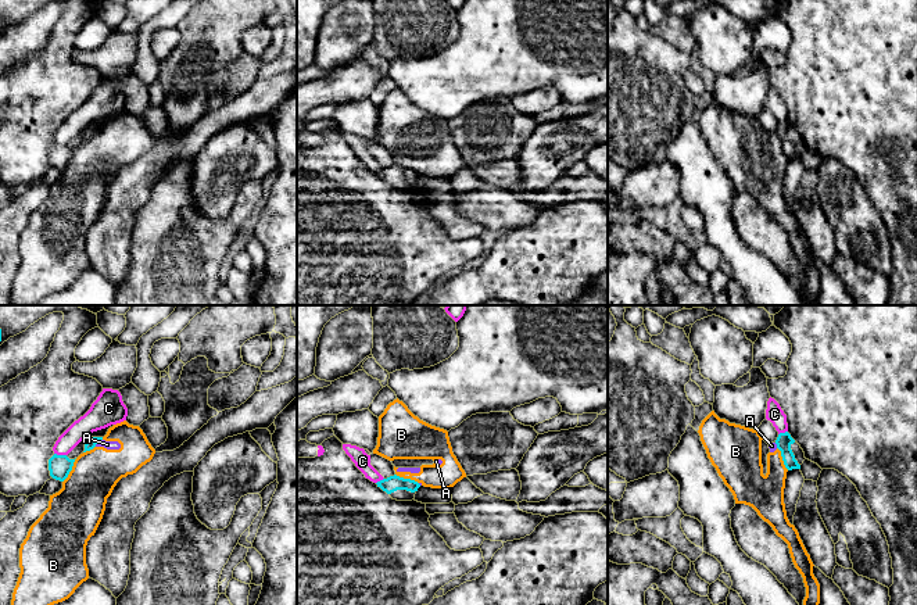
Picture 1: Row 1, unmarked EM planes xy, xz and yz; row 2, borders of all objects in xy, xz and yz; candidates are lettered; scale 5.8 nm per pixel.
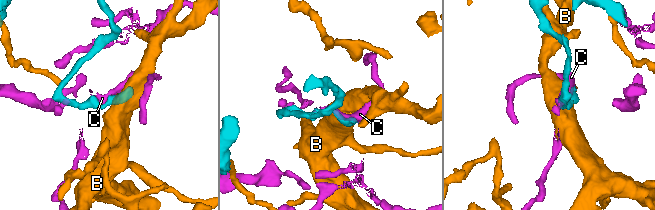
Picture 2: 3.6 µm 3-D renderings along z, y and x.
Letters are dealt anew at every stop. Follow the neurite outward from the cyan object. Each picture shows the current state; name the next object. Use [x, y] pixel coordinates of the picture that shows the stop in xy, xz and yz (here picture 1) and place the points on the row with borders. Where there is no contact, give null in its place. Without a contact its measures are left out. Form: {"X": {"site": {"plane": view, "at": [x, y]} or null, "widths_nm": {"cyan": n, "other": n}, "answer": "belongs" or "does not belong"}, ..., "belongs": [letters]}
{"A": {"site": {"plane": "xy", "at": [97, 441]}, "widths_nm": {"cyan": 60, "other": 50}, "answer": "does not belong"}, "B": {"site": {"plane": "xy", "at": [71, 469]}, "widths_nm": {"cyan": 130, "other": 300}, "answer": "does not belong"}, "C": {"site": {"plane": "xy", "at": [60, 455]}, "widths_nm": {"cyan": 130, "other": 120}, "answer": "does not belong"}, "belongs": []}

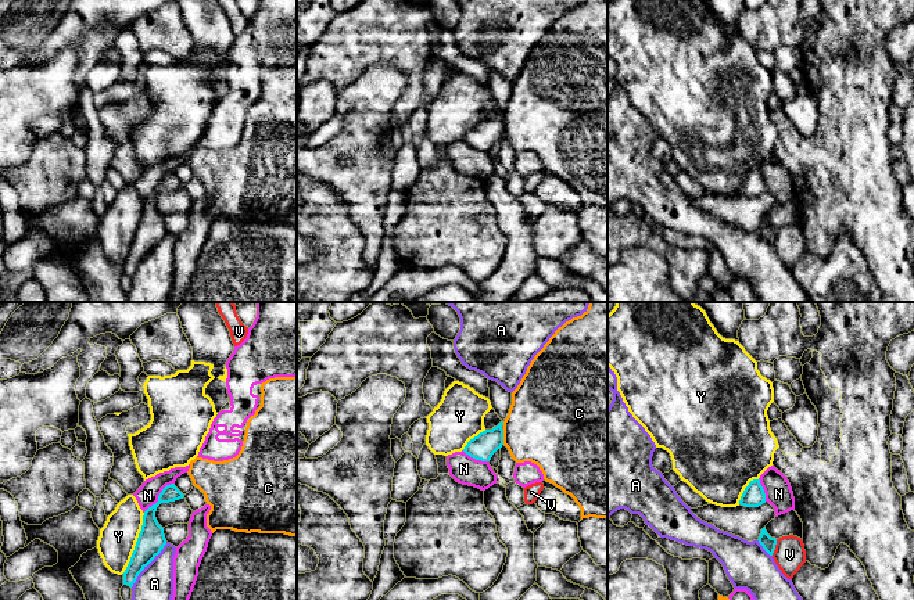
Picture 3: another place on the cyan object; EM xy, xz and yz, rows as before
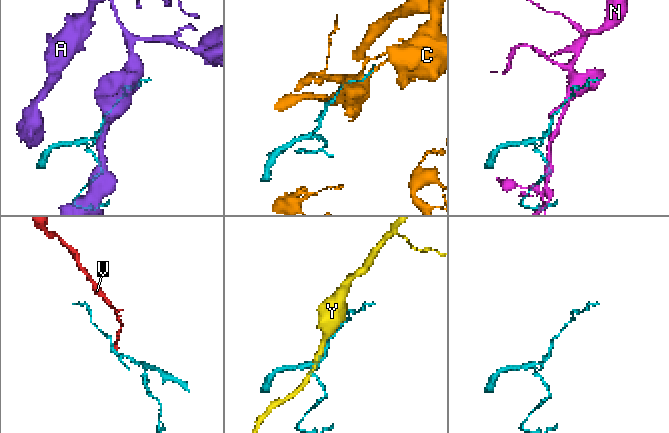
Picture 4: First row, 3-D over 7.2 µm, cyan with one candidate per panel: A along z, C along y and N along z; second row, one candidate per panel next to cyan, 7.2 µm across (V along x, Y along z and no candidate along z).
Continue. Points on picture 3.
{"A": {"site": {"plane": "xy", "at": [149, 563]}, "widths_nm": {"cyan": 160, "other": 200}, "answer": "does not belong"}, "C": {"site": {"plane": "xz", "at": [502, 437]}, "widths_nm": {"cyan": 150, "other": 440}, "answer": "does not belong"}, "N": {"site": {"plane": "xy", "at": [158, 496]}, "widths_nm": {"cyan": 150, "other": 130}, "answer": "does not belong"}, "V": {"site": {"plane": "yz", "at": [774, 548]}, "widths_nm": {"cyan": 80, "other": 190}, "answer": "does not belong"}, "Y": {"site": {"plane": "xy", "at": [136, 543]}, "widths_nm": {"cyan": 160, "other": 220}, "answer": "does not belong"}, "belongs": []}

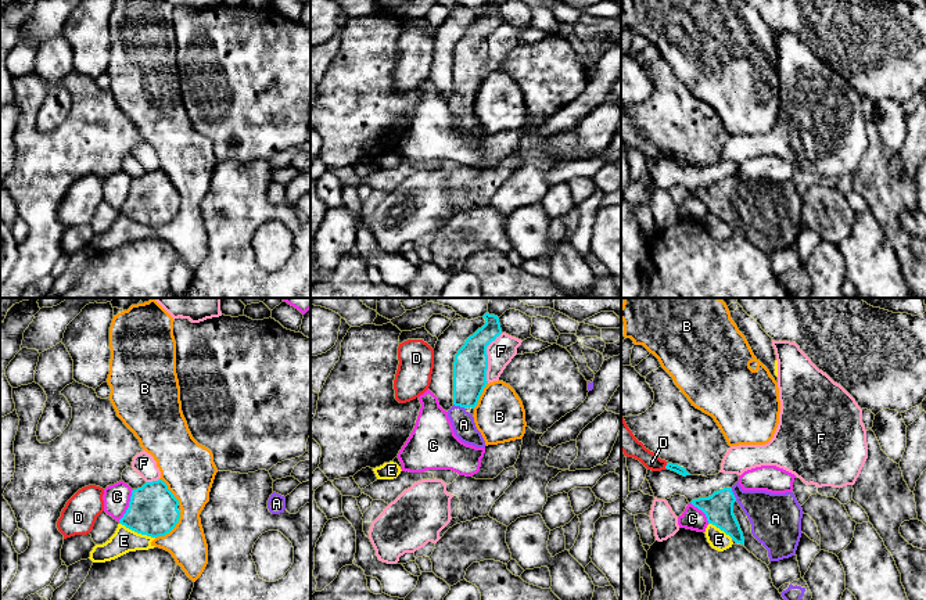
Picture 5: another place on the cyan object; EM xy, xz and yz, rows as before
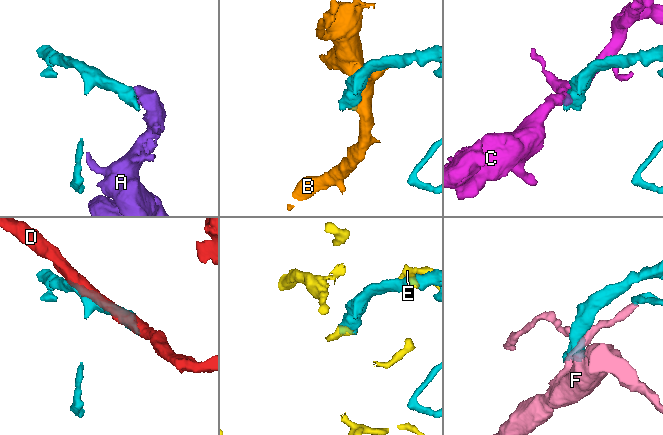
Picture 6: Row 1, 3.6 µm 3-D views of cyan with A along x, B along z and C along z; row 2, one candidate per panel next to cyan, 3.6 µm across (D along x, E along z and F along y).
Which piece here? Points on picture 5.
{"A": {"site": {"plane": "yz", "at": [734, 495]}, "widths_nm": {"cyan": 170, "other": 260}, "answer": "belongs"}, "B": {"site": {"plane": "xy", "at": [172, 528]}, "widths_nm": {"cyan": 280, "other": 220}, "answer": "does not belong"}, "C": {"site": {"plane": "xy", "at": [129, 506]}, "widths_nm": {"cyan": 280, "other": 150}, "answer": "does not belong"}, "D": {"site": {"plane": "yz", "at": [666, 466]}, "widths_nm": {"cyan": 50, "other": 110}, "answer": "does not belong"}, "E": {"site": {"plane": "xy", "at": [137, 532]}, "widths_nm": {"cyan": 280, "other": 140}, "answer": "does not belong"}, "F": {"site": {"plane": "xz", "at": [487, 358]}, "widths_nm": {"cyan": 200, "other": 150}, "answer": "does not belong"}, "belongs": ["A"]}

